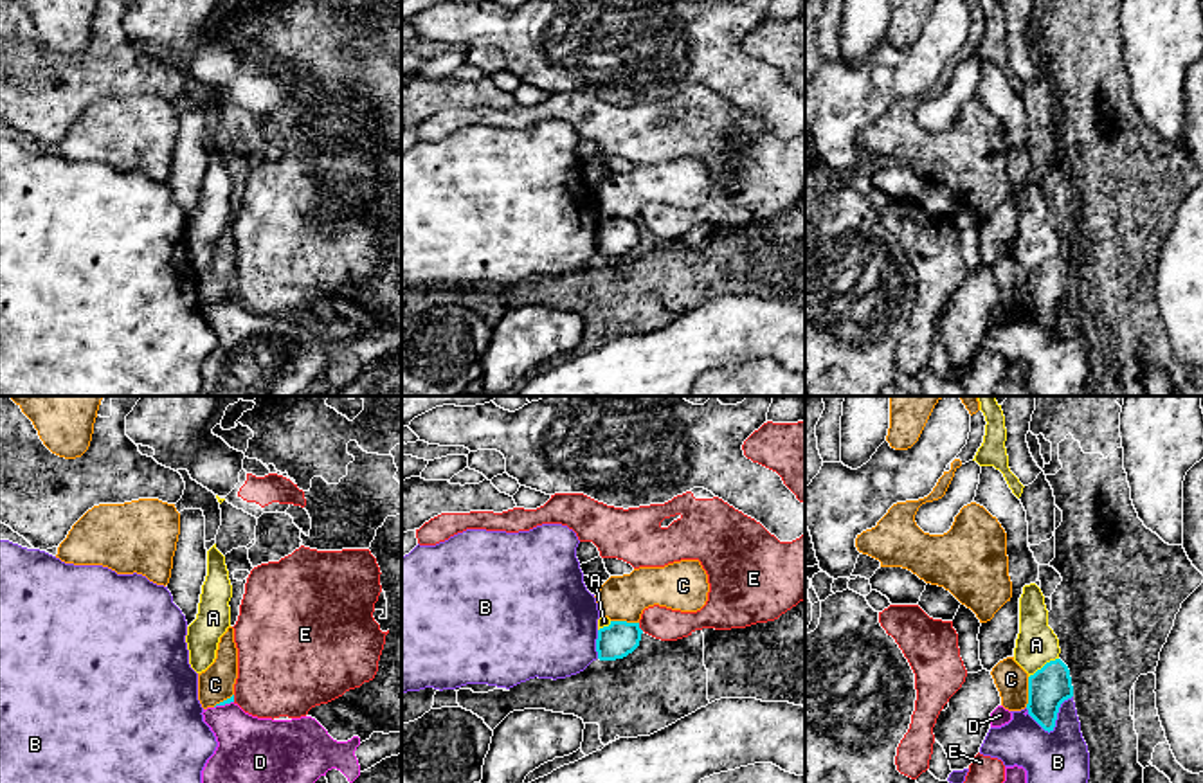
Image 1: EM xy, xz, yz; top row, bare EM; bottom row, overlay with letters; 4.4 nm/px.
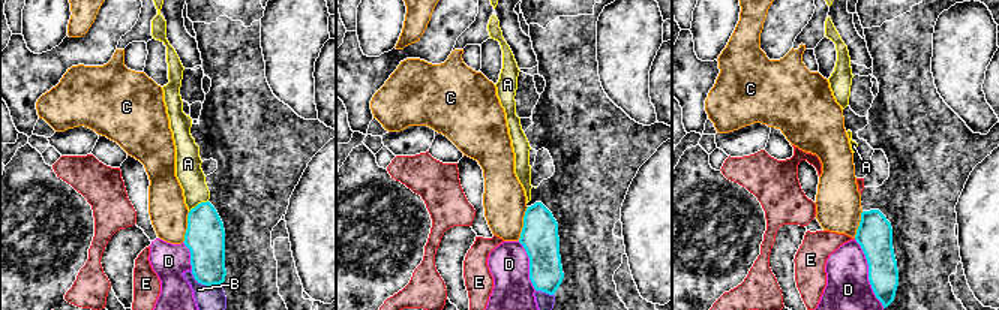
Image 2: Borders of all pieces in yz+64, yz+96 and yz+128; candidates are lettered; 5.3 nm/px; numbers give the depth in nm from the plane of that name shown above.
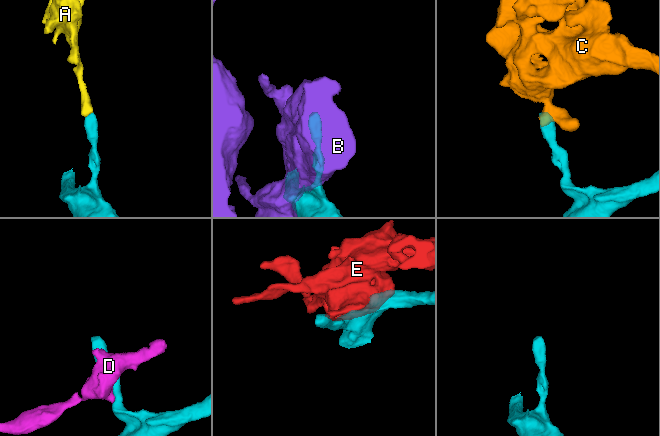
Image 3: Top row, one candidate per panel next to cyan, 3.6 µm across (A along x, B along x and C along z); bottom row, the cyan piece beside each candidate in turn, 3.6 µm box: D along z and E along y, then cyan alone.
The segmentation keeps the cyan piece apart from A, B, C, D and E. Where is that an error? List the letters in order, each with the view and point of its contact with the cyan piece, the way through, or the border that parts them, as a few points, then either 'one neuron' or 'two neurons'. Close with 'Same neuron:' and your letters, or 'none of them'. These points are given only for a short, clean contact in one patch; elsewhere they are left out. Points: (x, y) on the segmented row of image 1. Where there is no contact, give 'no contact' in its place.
A: yz (1045, 665) | along yz (1058, 657), (1029, 677) | two neurons
B: yz (1054, 726) | two neurons
C: yz (1029, 692) | along yz (1029, 677), (1029, 702), (1025, 706) | two neurons
D: xy (224, 704) | two neurons
E: xz (638, 627) | two neurons
Same neuron: none of them

